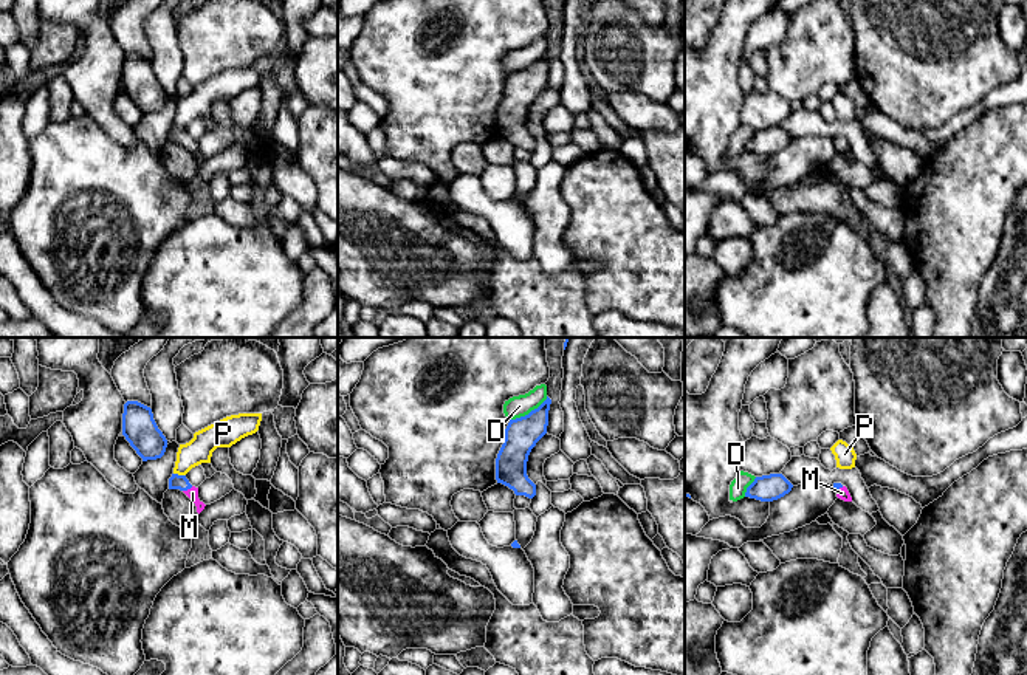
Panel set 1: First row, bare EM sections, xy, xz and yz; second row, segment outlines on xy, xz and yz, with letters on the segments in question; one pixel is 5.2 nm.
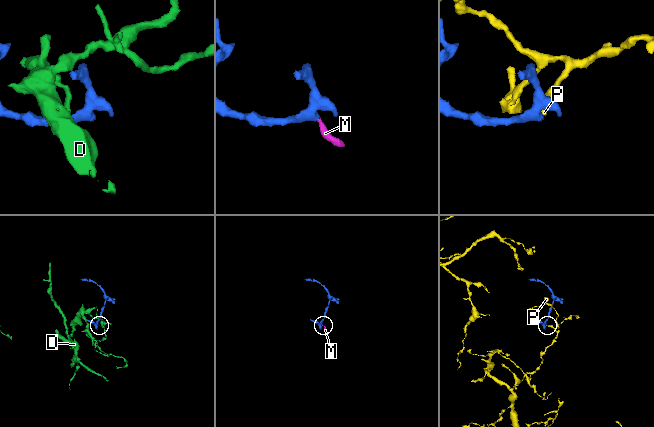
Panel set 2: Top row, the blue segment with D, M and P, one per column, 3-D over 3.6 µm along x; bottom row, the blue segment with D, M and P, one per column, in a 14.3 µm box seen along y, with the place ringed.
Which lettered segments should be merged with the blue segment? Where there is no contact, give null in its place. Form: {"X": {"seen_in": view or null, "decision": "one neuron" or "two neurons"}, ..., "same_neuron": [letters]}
{"D": {"seen_in": "xz", "decision": "two neurons"}, "M": {"seen_in": "xy", "decision": "one neuron"}, "P": {"seen_in": "xy", "decision": "two neurons"}, "same_neuron": ["M"]}

